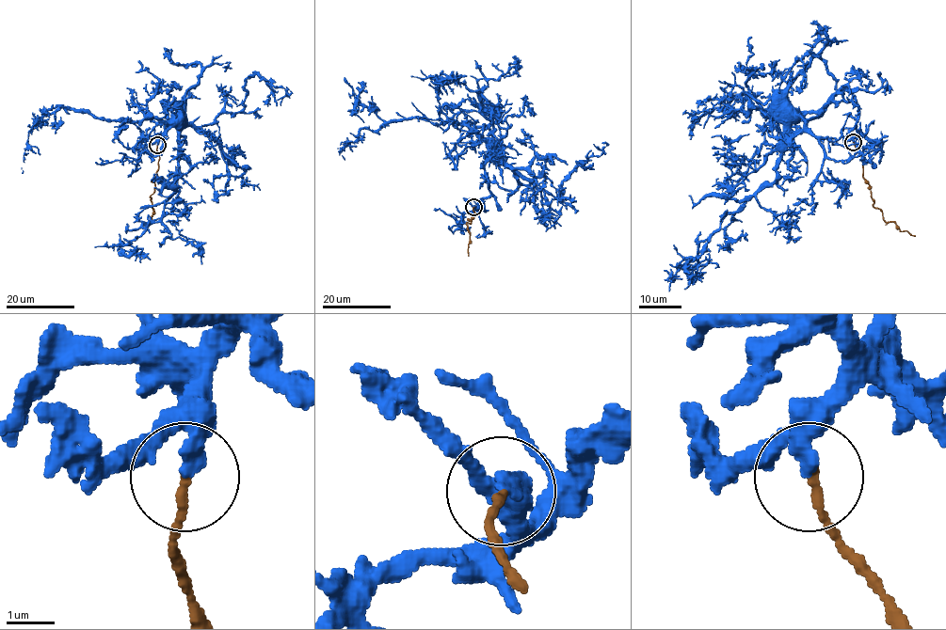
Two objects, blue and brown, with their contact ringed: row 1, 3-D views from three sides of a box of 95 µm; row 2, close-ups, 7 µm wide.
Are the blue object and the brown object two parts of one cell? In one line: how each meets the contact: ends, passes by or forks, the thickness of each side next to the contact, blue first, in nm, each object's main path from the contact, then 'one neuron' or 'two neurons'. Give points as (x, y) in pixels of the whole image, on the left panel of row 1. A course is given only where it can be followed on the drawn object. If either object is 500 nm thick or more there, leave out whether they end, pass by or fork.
blue ends; brown ends; calibres 320 and 180 nm; course blue (157, 145), (159, 135), (168, 125), (164, 102), (174, 105), (168, 121), (179, 123); course brown (157, 145), (158, 170), (154, 191), (151, 196), (152, 220); two neurons

